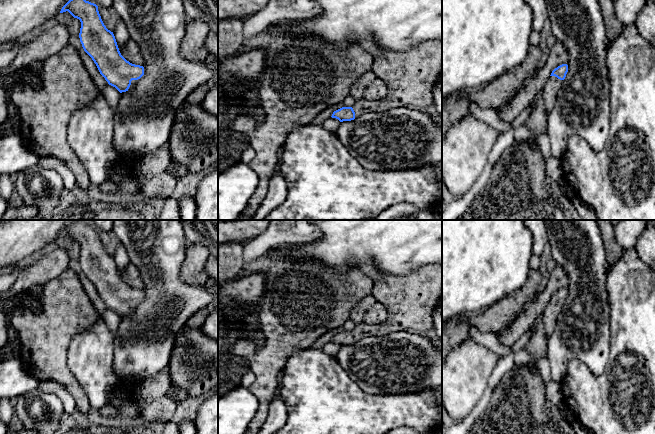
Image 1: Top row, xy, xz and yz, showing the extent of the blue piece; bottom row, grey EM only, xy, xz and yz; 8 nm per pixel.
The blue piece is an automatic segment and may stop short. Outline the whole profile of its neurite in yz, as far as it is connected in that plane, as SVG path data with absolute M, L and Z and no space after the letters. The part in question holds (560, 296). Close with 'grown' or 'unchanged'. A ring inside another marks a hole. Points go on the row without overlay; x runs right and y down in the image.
M562 288L555 292L543 312L543 324L546 338L554 332L556 327L556 320L561 312L563 304L568 296L568 289Z | grown

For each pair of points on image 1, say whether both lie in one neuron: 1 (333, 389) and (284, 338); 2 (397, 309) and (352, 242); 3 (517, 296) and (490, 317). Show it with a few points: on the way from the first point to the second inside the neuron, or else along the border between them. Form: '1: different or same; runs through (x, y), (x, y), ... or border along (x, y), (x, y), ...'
1: different; border along (310, 347), (295, 352), (288, 359), (282, 370)
2: different; border along (375, 269), (398, 276)
3: same; runs through (510, 303), (497, 316)

